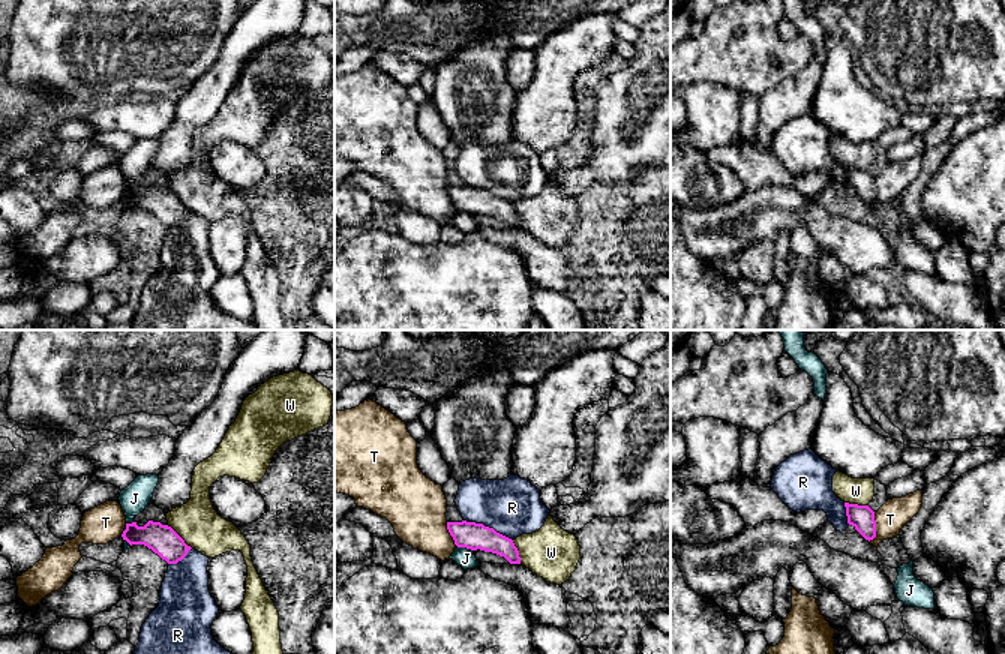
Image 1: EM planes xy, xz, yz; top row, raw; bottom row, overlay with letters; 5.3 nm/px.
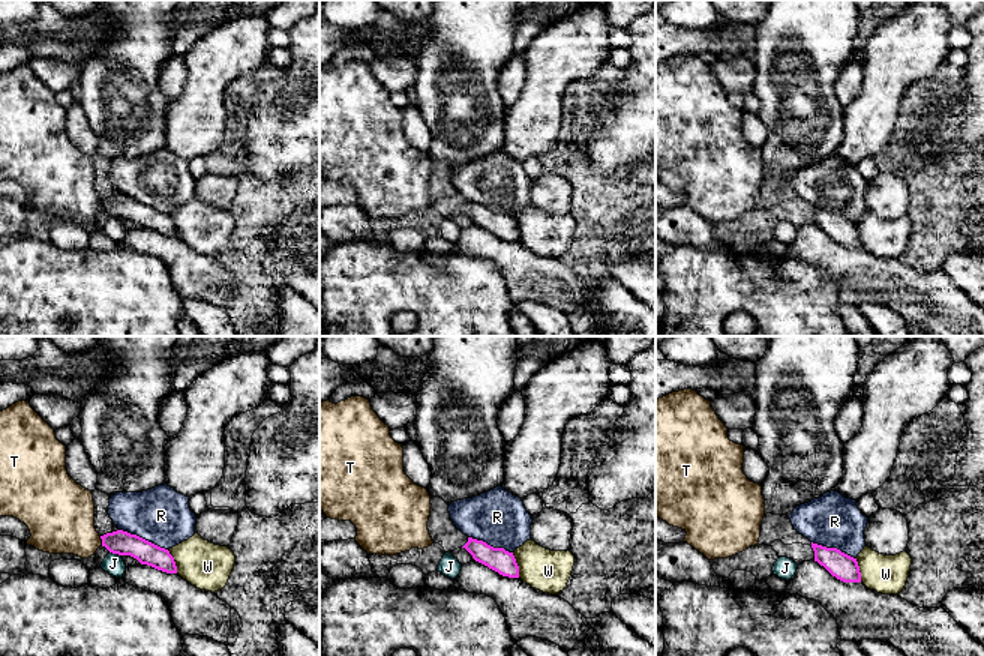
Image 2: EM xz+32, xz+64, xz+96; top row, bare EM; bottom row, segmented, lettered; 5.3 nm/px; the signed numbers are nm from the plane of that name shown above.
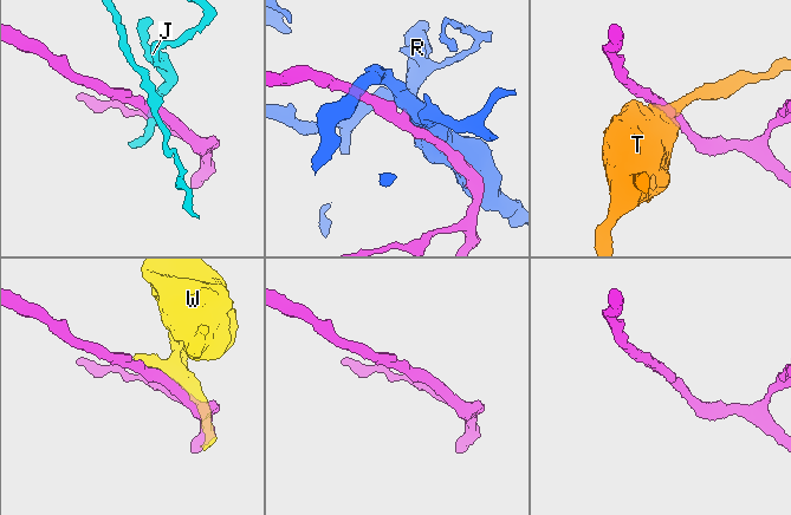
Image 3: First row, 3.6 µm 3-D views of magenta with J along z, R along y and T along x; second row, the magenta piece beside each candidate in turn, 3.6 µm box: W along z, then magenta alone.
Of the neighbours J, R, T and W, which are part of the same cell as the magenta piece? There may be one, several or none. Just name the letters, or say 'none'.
none

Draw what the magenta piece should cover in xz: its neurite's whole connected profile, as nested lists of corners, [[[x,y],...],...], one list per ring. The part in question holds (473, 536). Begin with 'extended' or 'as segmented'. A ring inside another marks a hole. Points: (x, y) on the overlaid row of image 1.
as segmented | [[[447,522],[447,530],[458,548],[492,552],[504,556],[510,564],[520,564],[519,550],[513,540],[494,528],[476,522]]]

